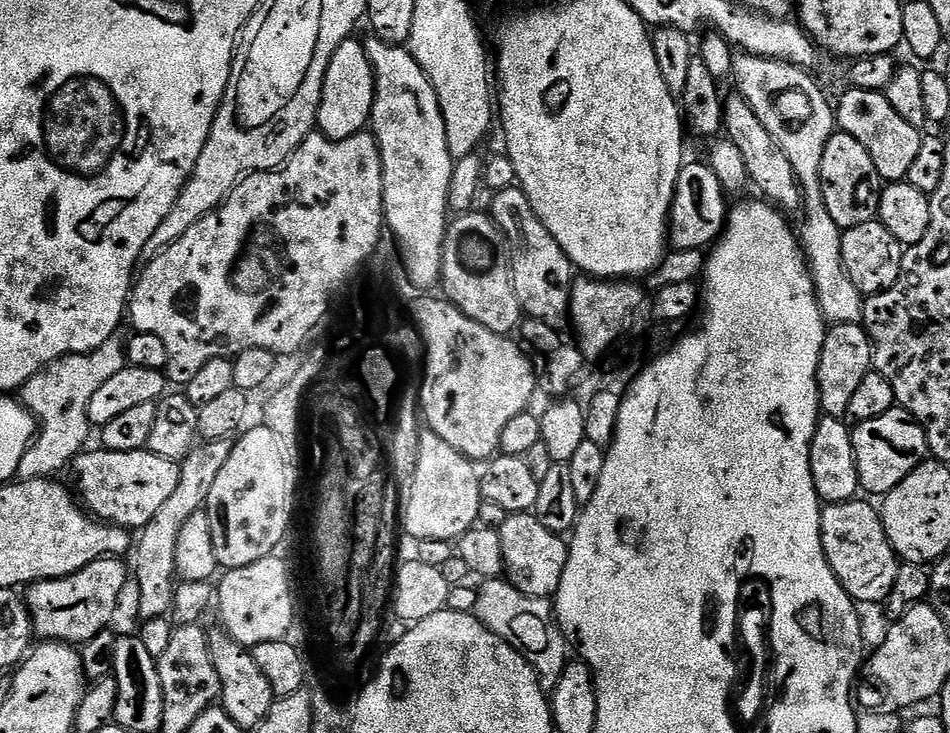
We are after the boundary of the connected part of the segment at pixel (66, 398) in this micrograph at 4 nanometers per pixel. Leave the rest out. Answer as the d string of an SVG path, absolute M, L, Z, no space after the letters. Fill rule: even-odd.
M109 339L101 348L93 352L83 352L81 356L64 356L34 374L19 389L18 396L25 408L36 417L38 431L35 440L26 450L16 471L21 480L47 480L55 477L64 467L71 465L81 452L85 451L88 440L88 407L90 398L118 370L126 367L126 352L123 347Z

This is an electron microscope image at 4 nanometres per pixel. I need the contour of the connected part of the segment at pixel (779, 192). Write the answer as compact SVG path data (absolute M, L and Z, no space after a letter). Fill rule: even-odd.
M733 96L730 100L728 98L723 105L723 131L725 137L734 142L734 146L741 151L753 187L759 189L762 192L760 194L781 211L788 214L793 214L794 211L797 213L803 205L803 193L796 180L793 166L787 161L781 147L770 138L770 134L754 114L754 110L739 96Z

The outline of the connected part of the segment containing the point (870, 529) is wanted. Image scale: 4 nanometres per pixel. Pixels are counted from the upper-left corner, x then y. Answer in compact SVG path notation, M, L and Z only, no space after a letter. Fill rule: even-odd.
M857 498L841 504L829 504L820 513L820 537L830 570L842 582L846 594L857 605L880 604L887 601L894 590L894 578L898 578L900 564L896 551L888 541L884 529L884 517L867 499Z

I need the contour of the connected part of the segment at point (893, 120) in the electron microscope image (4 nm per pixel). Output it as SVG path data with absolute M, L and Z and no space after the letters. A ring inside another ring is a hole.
M849 87L847 91L841 98L840 105L837 103L834 108L839 131L850 134L850 138L855 138L862 142L862 146L866 146L866 154L874 158L874 166L881 181L903 181L920 149L921 129L906 122L906 118L902 118L902 114L898 114L894 106L890 106L883 92L867 92L853 87Z

